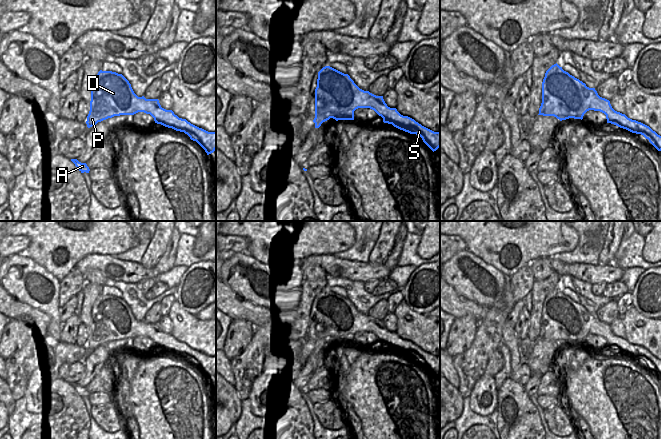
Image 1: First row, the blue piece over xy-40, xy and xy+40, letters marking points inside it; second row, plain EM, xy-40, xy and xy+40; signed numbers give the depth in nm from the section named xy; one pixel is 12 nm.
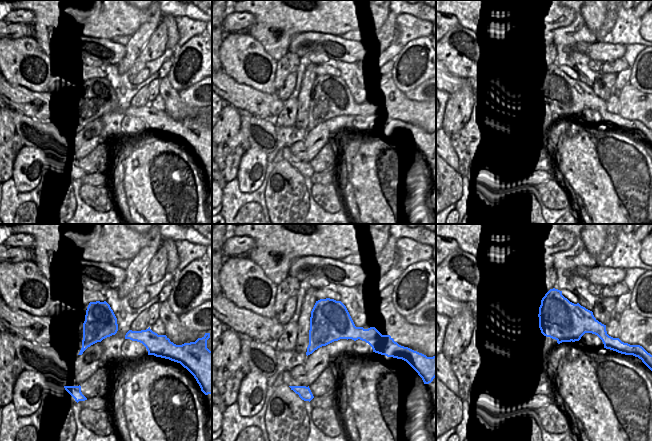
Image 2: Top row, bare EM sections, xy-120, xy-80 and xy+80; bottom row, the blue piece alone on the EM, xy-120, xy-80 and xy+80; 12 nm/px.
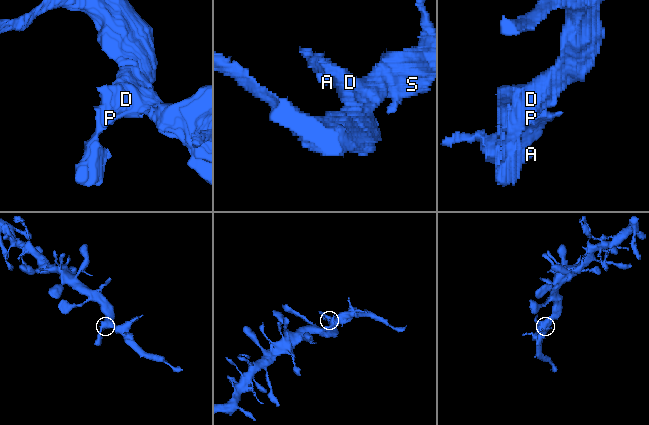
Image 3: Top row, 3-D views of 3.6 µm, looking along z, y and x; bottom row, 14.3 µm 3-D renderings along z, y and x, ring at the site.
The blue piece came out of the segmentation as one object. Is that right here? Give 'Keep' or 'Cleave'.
Keep

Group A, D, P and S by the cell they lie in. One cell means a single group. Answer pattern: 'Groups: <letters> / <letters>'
Groups: A D P S

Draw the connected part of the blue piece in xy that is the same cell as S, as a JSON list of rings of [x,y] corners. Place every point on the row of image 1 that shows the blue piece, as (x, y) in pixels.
[[[330,66],[323,67],[318,72],[315,89],[315,128],[330,118],[354,120],[354,111],[358,108],[370,108],[383,118],[384,123],[420,136],[433,152],[440,147],[440,132],[434,132],[401,115],[396,108],[388,107],[383,96],[360,89],[348,74]]]

